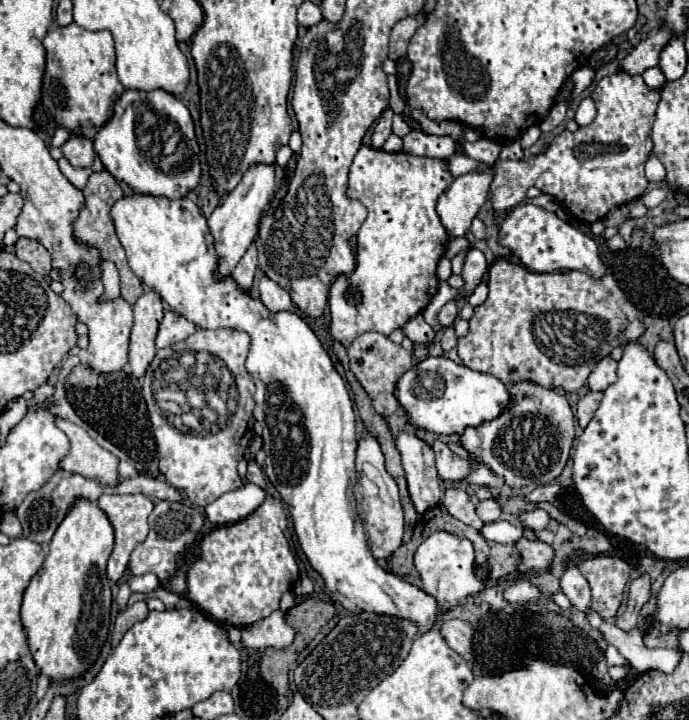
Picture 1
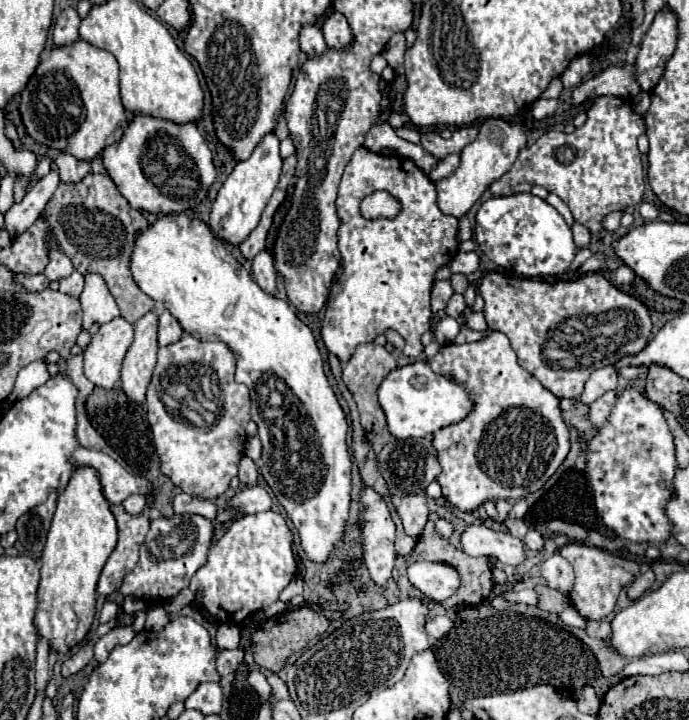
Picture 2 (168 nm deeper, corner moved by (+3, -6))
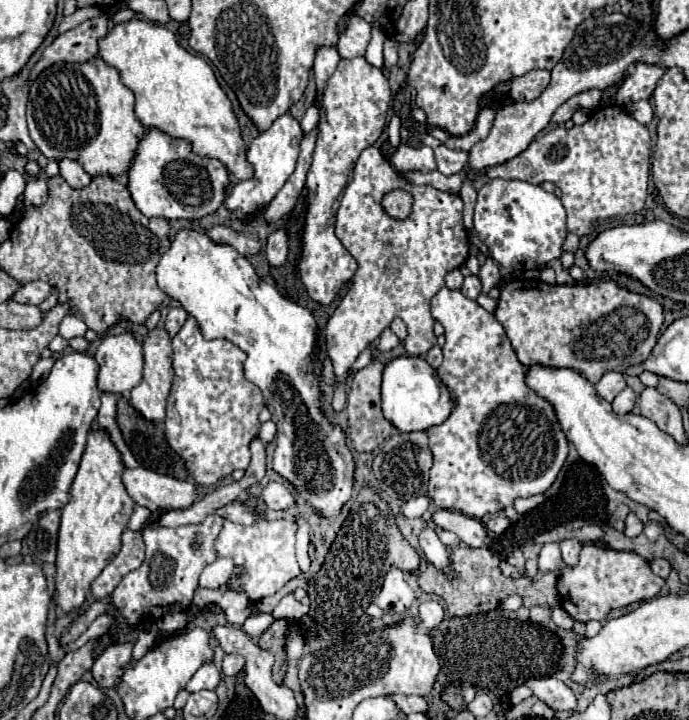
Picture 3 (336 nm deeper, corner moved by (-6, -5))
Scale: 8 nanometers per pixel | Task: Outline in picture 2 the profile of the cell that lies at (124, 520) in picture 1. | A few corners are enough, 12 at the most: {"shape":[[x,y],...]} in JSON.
{"shape":[[122,504],[110,510],[118,544],[98,582],[104,596],[122,586],[136,566],[150,526],[146,514],[132,516]]}

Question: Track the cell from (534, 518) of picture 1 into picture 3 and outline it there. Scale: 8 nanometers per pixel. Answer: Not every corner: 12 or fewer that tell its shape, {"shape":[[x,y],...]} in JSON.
{"shape":[[545,543],[539,571],[579,623],[655,599],[665,579],[637,553],[585,543],[567,567]]}

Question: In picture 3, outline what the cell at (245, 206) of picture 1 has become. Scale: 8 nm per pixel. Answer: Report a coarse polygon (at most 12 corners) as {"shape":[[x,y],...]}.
{"shape":[[277,117],[249,145],[255,177],[225,205],[253,213],[269,205],[295,169],[301,125]]}

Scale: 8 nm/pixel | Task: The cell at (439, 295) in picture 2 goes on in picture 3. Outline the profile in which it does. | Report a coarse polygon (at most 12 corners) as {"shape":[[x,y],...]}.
{"shape":[[447,287],[427,497],[483,519],[569,443],[503,325]]}

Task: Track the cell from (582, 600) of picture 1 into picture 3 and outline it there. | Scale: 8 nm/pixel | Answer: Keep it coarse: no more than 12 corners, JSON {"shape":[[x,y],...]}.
{"shape":[[577,539],[559,543],[565,563],[575,565],[581,543]]}

